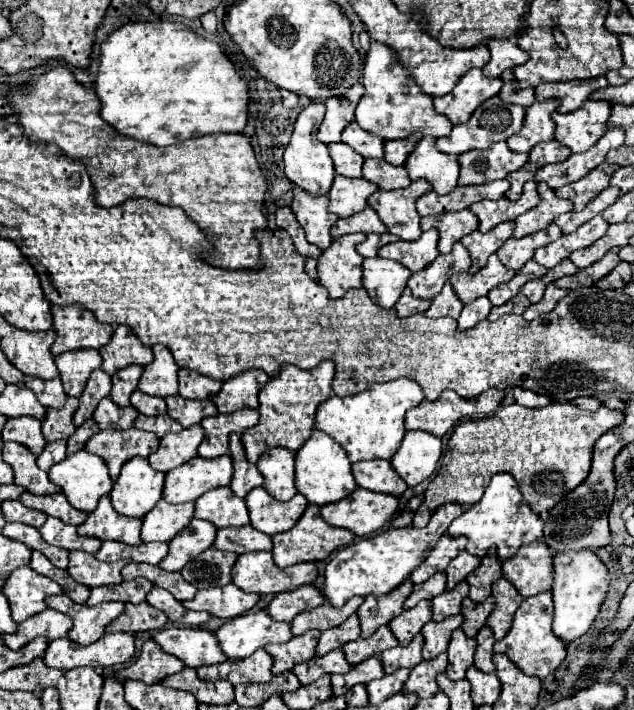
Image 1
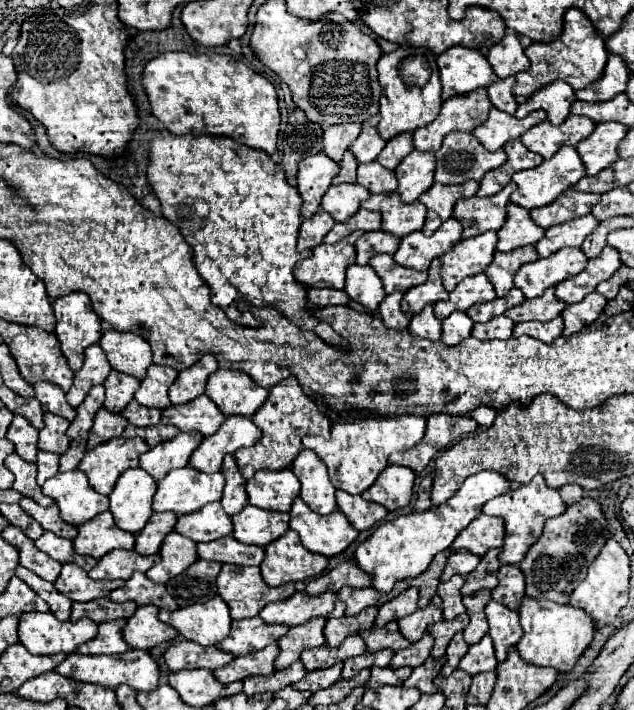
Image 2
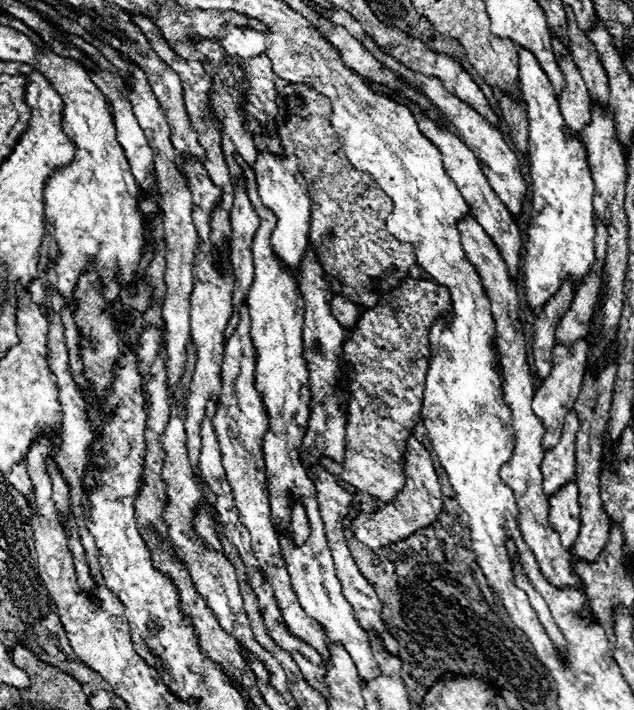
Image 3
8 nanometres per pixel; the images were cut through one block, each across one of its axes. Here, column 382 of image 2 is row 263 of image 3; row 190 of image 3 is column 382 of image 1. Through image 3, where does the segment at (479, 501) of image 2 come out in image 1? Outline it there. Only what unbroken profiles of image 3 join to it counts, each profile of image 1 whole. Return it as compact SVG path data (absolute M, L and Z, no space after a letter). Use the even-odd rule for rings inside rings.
M448 502L440 506L432 514L428 526L424 528L390 528L382 534L376 534L372 538L362 538L346 548L342 548L332 562L326 566L326 582L324 582L324 596L330 600L332 606L340 608L344 606L352 596L368 596L368 594L388 594L394 588L398 588L416 566L422 564L424 556L432 552L440 536L446 532L446 528L452 524L454 518L458 518L464 512L462 504Z

